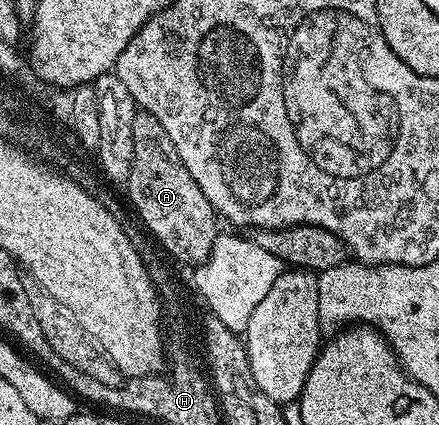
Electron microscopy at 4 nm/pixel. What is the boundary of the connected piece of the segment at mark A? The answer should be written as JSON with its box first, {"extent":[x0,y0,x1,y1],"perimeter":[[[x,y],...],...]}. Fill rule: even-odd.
{"extent":[127,111,219,263],"perimeter":[[[138,111],[135,115],[131,135],[133,162],[129,168],[127,201],[132,212],[147,230],[149,237],[175,260],[192,263],[208,260],[219,234],[219,217],[214,213],[199,183],[191,179],[191,171],[187,171],[183,159],[179,159],[175,143],[171,143],[171,135],[163,131],[163,123],[159,123],[155,115],[144,111]]]}

